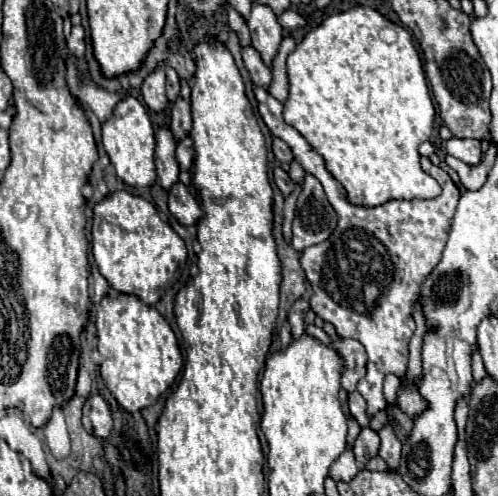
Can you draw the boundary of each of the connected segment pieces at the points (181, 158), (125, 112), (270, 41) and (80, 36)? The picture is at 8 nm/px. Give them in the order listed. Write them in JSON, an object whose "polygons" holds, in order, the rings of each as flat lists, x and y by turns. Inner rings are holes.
{"polygons":[[[186,136,186,138,182,138,182,140,178,142,178,146,176,146,176,160,178,160,178,164,180,164,182,170,190,170,192,158,194,158,192,140,190,140,190,136]],[[134,96,122,98,112,116,102,124,102,144,110,156,110,162,116,168,116,174,128,186,150,186,156,180,154,168,154,130,148,118,146,108]],[[254,2,252,14,248,18,248,28,252,34,252,46,260,52,262,60,270,66,282,40,282,26,276,22,276,14,272,12,270,6]],[[74,26,72,28,72,34,70,34,70,40,68,40,68,50,74,54,74,56,82,56,84,54,84,28,82,26]]]}

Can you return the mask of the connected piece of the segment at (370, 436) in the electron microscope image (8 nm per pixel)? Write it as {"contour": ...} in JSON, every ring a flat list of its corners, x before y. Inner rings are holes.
{"contour":[[370,428,362,430,356,438,356,444,354,444,354,456,356,456,356,462,360,466,366,466,368,460,372,460,374,456,378,456,378,448,380,448,380,438,376,432,372,432]]}

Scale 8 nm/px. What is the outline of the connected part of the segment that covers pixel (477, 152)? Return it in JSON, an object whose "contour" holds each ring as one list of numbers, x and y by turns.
{"contour":[[450,138,446,142,446,150,448,154,452,154,454,158,466,162,466,164,480,164,482,160,482,148,480,142,474,138]]}

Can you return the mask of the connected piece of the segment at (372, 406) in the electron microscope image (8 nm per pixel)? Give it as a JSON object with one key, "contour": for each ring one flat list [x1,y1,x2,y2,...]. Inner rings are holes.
{"contour":[[254,84,258,112,268,130,282,138,302,168,320,180,324,192,338,214,338,228,326,242,306,248,300,256,302,268,310,282,310,306,324,322,336,328,338,336,354,338,364,344,368,352,368,372,358,382,358,392,366,400,368,418,386,408,382,394,384,374,392,372,404,376,408,366,408,342,414,334,412,306,420,296,422,282,432,274,442,258,448,240,446,228,454,216,460,190,454,186,448,172,422,158,422,170,442,186,442,194,428,200,390,200,374,208,362,208,346,202,342,186,326,172,322,158,308,146,298,130,282,120,282,104,262,86]]}

